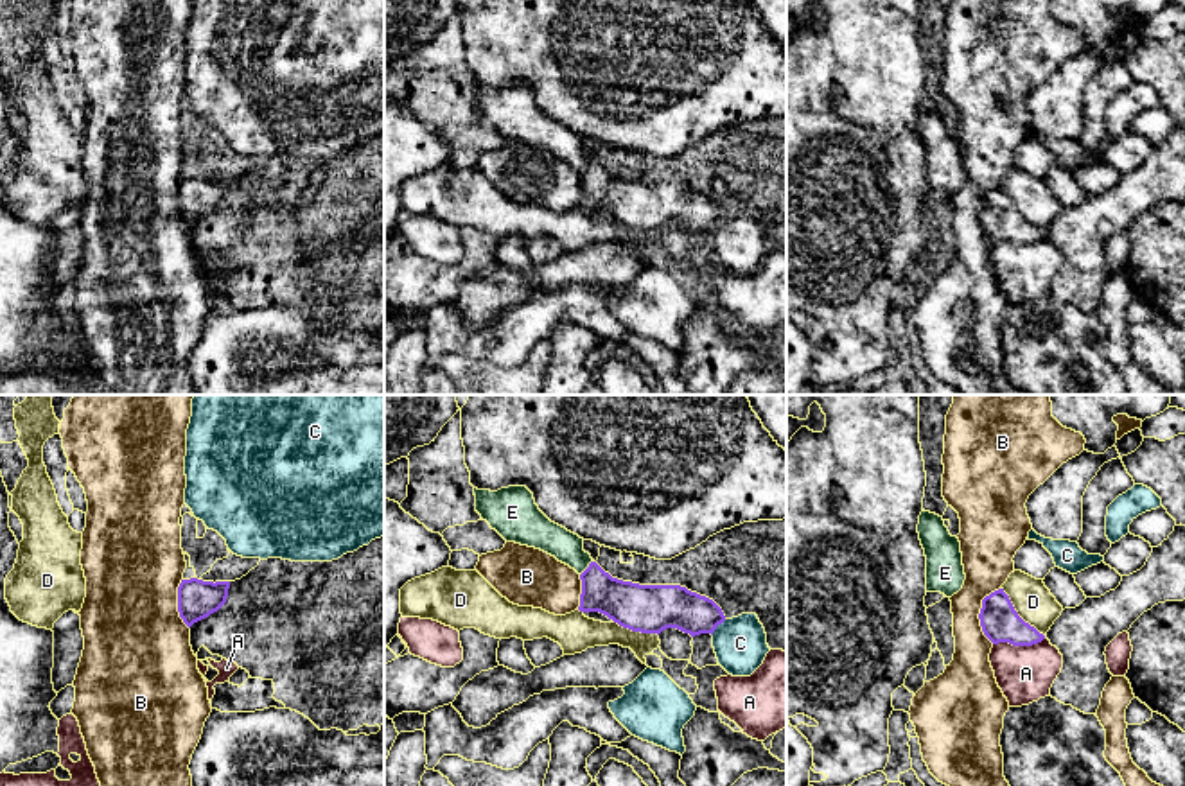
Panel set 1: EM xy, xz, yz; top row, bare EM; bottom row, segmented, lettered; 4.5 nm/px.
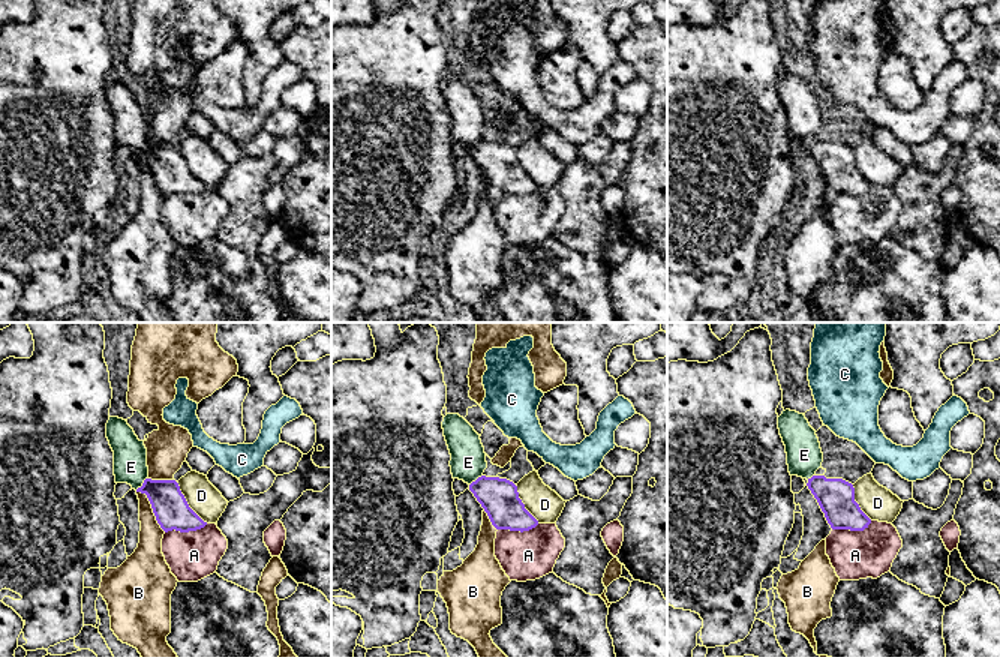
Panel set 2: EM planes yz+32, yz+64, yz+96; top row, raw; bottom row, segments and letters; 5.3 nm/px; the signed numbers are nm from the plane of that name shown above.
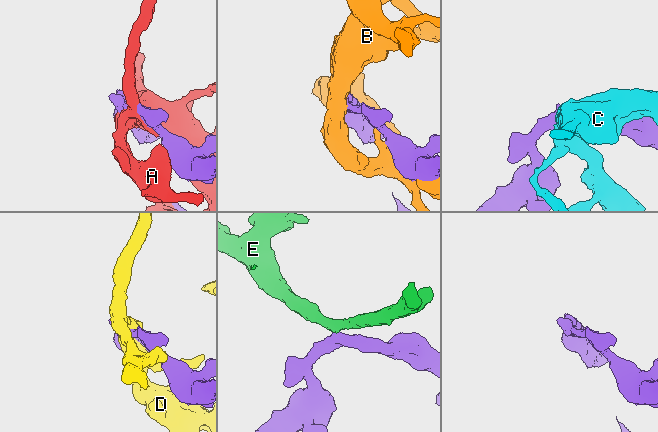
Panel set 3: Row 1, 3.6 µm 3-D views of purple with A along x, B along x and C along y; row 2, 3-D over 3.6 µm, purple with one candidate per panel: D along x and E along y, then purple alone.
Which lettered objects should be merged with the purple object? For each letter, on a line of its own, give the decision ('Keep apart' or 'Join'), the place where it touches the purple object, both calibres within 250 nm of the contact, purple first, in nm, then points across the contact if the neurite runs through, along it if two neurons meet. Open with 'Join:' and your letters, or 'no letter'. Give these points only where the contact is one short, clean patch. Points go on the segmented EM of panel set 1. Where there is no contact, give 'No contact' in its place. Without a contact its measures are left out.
Join: no letter
A: Keep apart. Touches purple at yz (1018, 645). Thickness 180 nm (purple) against 260 nm
B: Keep apart. Touches purple at yz (981, 612). Thickness 180 nm (purple) against 220 nm
C: Keep apart. Touches purple at xz (717, 625). Thickness 190 nm (purple) against 240 nm. Boundary: xz (726, 620), (711, 634)
D: Keep apart. Touches purple at yz (1017, 614). Thickness 180 nm (purple) against 170 nm
E: Keep apart. Touches purple at xz (588, 567). Thickness 200 nm (purple) against 140 nm. Boundary: xz (593, 560), (580, 575)

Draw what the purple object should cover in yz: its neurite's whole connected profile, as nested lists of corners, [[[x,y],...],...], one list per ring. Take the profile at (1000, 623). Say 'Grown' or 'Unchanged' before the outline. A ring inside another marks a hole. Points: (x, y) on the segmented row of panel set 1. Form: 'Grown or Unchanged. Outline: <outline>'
Unchanged. Outline: [[[1004,589],[982,599],[979,619],[984,635],[993,644],[1009,642],[1013,646],[1032,646],[1045,639],[1043,633],[1018,616]]]

